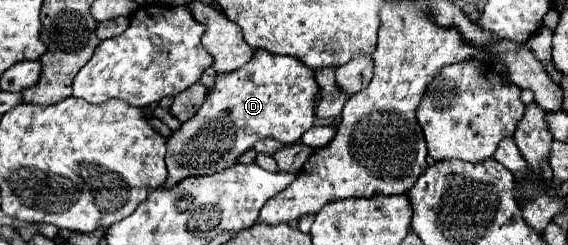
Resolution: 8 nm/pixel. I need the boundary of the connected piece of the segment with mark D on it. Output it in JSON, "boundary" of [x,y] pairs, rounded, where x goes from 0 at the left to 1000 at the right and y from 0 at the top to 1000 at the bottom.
{"boundary":[[[460,196],[449,204],[445,237],[428,278],[382,302],[379,351],[347,465],[298,555],[290,637],[298,710],[287,759],[301,767],[329,718],[400,694],[463,563],[484,563],[495,588],[523,580],[555,498],[551,416],[558,367],[555,294],[537,278],[526,237],[477,220]]]}

